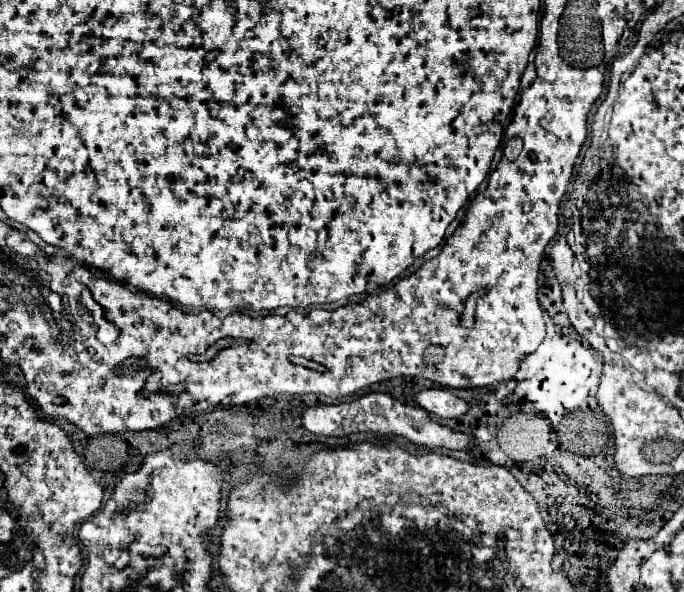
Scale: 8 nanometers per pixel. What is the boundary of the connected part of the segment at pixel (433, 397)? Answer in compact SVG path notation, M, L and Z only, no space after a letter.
M430 388L422 390L414 396L414 402L424 408L426 412L438 414L440 418L460 418L470 404L466 404L462 398L454 396L446 388Z

